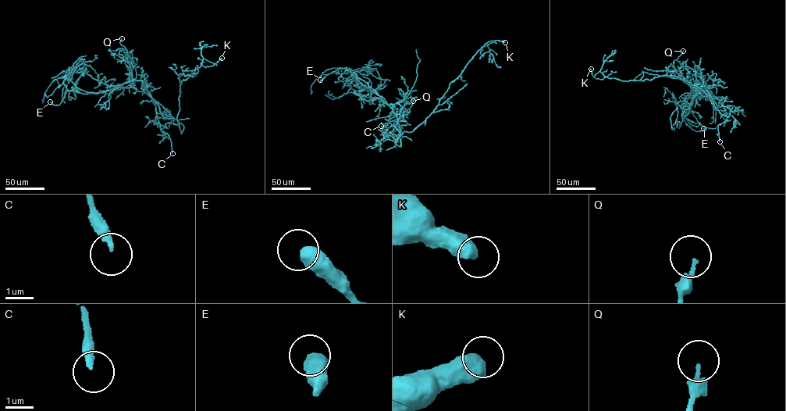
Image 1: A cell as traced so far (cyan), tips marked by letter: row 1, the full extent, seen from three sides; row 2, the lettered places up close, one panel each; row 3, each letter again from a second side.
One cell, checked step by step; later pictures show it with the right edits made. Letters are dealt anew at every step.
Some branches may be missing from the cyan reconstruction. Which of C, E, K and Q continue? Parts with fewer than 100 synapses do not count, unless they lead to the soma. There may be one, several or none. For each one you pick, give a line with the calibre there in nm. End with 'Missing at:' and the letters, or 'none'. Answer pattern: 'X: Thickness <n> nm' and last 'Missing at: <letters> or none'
Missing at: none

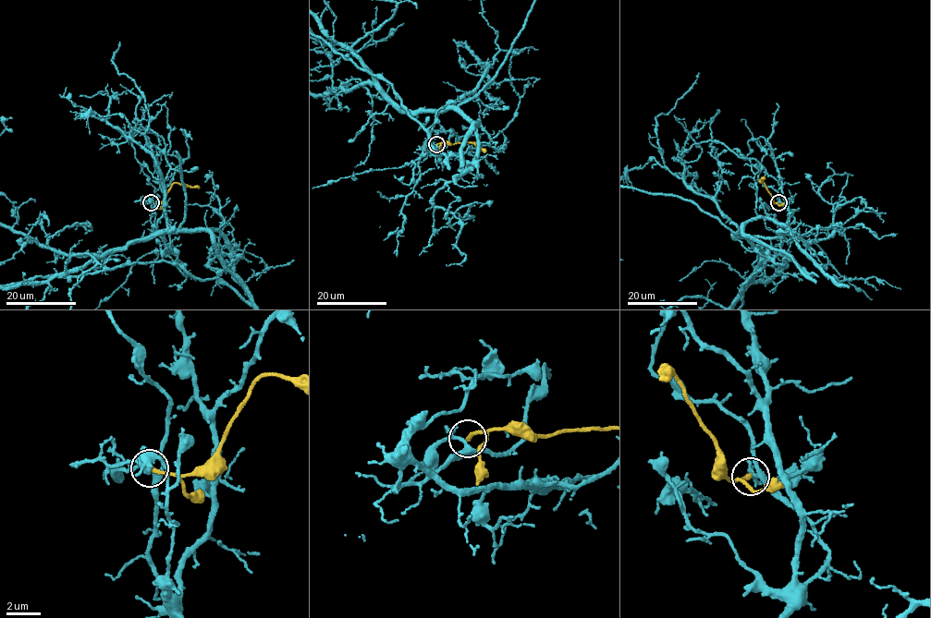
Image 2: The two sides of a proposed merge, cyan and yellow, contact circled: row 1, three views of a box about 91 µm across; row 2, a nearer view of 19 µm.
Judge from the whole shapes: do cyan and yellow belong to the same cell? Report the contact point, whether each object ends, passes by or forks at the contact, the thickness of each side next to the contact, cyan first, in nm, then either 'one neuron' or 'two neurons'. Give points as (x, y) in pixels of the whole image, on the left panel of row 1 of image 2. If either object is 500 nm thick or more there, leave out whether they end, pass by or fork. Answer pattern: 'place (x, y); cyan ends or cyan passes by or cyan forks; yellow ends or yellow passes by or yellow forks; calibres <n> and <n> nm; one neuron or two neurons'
place (151, 202); cyan forks; yellow ends; calibres 240 and 240 nm; two neurons

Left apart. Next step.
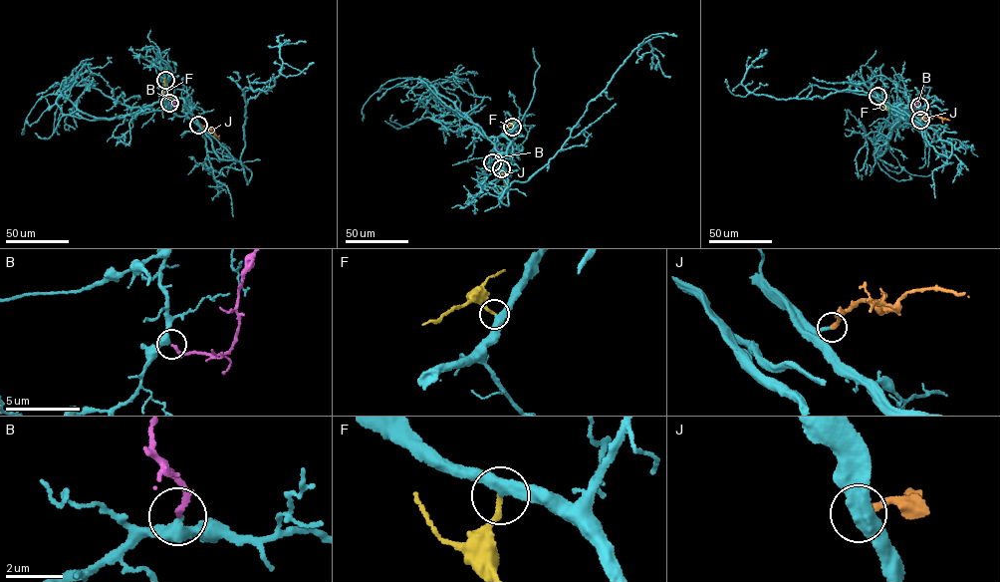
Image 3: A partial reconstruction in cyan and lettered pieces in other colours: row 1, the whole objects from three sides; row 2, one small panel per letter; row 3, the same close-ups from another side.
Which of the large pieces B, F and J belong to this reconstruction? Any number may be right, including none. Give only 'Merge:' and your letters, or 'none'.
Merge: B, J

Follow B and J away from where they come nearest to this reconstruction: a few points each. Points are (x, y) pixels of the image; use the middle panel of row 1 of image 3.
B: (492, 162), (497, 162), (498, 148)
J: (501, 168), (505, 186), (502, 200)

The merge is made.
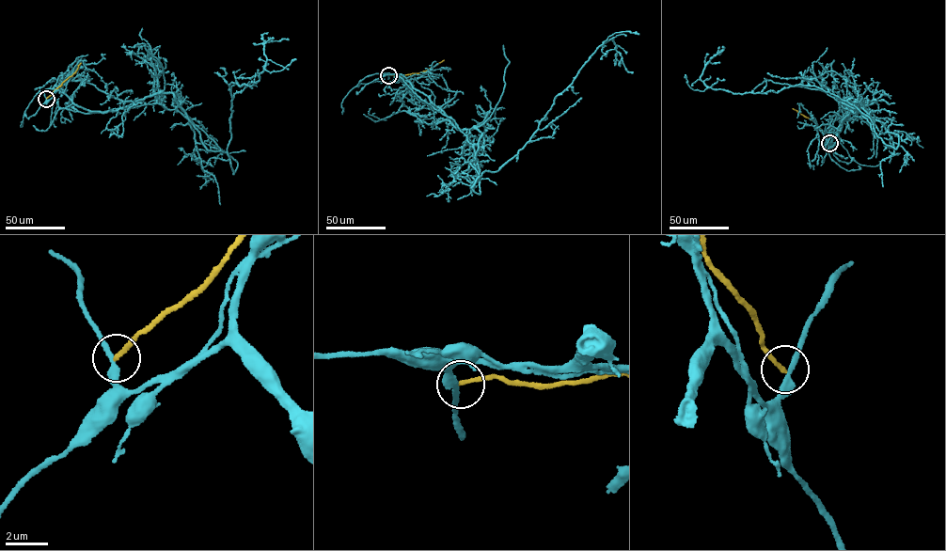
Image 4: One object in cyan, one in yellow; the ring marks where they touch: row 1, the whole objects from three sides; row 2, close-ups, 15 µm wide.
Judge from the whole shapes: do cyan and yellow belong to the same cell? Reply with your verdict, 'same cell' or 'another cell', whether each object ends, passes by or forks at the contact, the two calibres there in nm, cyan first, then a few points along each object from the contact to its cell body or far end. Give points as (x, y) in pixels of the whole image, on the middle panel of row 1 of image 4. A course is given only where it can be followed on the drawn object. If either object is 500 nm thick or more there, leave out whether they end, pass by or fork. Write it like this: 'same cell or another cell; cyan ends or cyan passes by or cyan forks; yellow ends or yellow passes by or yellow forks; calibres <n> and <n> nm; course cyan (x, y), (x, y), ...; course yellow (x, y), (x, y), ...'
another cell; cyan passes by; yellow ends; calibres 280 and 200 nm; course cyan (388, 75), (454, 120), (473, 145), (480, 194), (476, 180), (523, 148), (604, 41), (613, 39), (633, 72); course yellow (388, 75), (418, 72), (444, 60)

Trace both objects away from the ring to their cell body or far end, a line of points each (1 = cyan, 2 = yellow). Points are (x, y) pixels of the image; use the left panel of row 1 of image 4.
1: (46, 99), (88, 114), (176, 109), (235, 160), (233, 174), (228, 86), (256, 83), (263, 43), (289, 39)
2: (46, 99), (75, 72), (81, 63)

